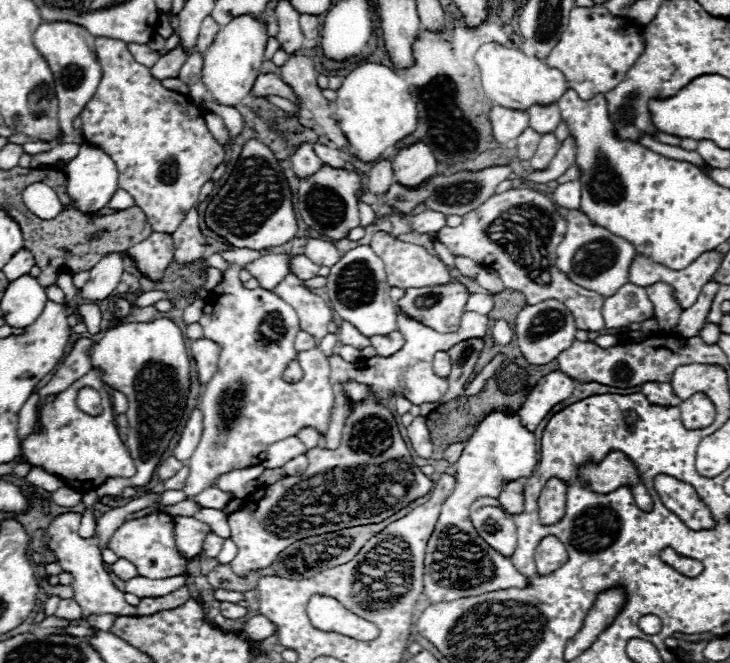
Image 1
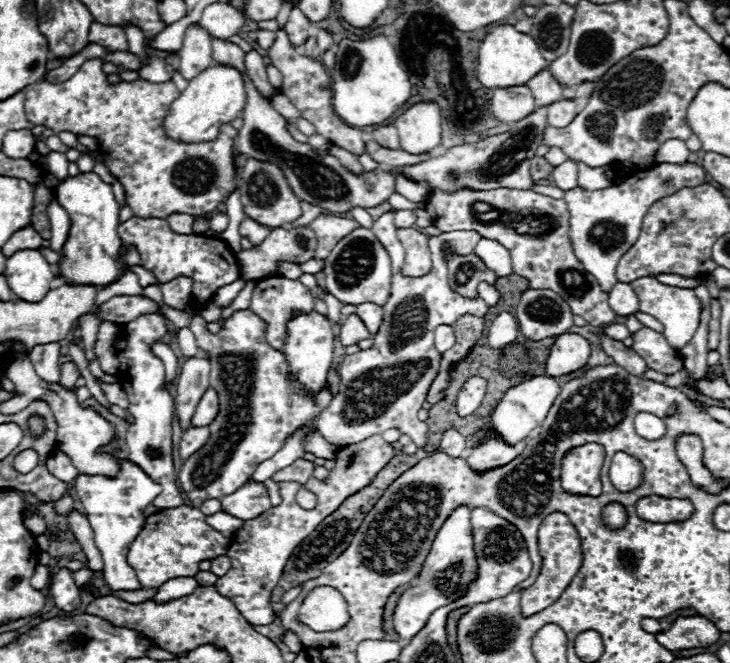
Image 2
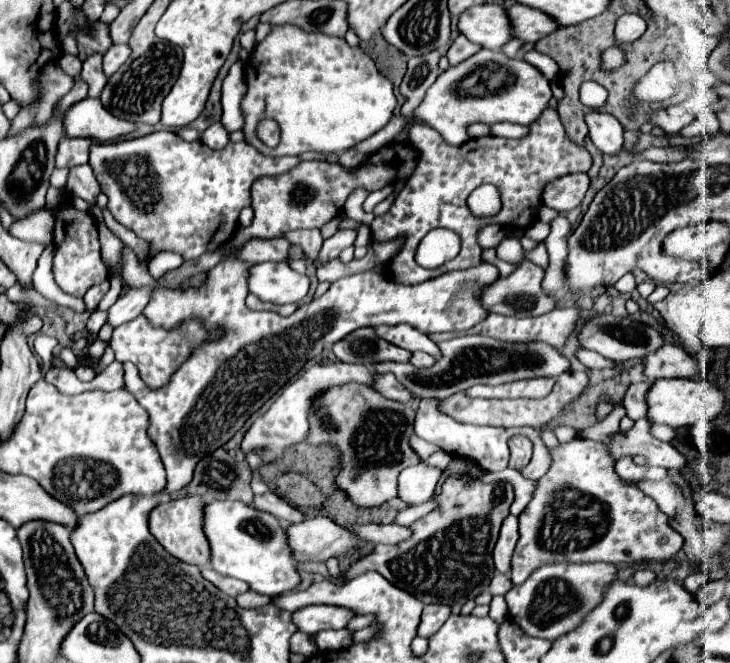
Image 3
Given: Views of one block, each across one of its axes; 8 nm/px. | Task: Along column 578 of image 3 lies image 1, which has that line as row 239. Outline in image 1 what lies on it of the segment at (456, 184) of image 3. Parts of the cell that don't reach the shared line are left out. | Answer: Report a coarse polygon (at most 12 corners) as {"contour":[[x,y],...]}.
{"contour":[[152,232],[132,246],[138,268],[160,280],[174,256],[172,236]]}

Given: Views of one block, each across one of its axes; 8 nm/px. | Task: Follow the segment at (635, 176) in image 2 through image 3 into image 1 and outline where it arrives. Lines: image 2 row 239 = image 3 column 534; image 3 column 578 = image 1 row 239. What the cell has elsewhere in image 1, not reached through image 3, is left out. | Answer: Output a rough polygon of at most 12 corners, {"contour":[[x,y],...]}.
{"contour":[[580,210],[556,268],[602,296],[628,282],[636,250]]}

